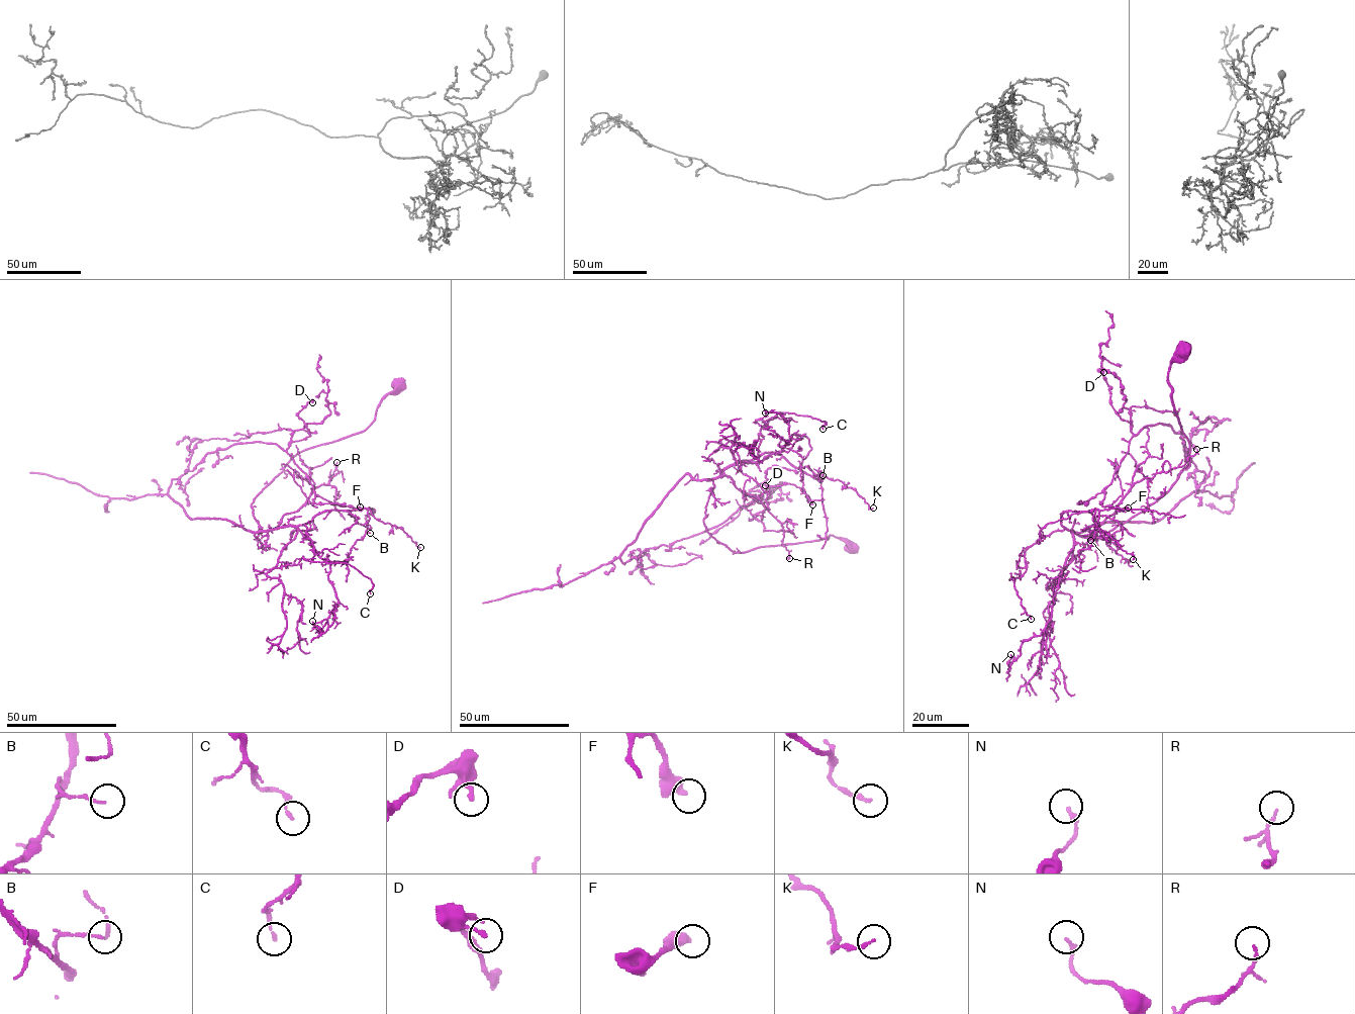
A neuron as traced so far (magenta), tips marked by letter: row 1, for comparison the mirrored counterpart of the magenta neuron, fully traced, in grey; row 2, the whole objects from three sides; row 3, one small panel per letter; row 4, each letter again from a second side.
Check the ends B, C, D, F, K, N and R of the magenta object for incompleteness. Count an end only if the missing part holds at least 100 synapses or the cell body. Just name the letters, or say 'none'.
none

